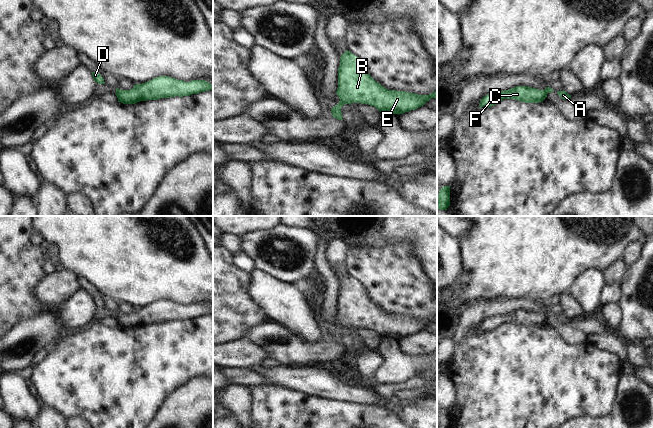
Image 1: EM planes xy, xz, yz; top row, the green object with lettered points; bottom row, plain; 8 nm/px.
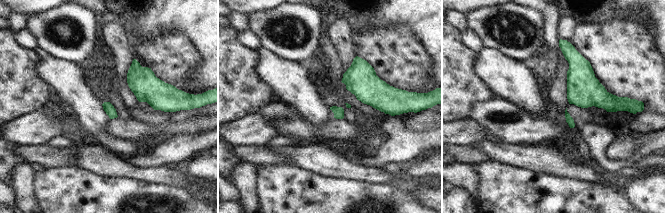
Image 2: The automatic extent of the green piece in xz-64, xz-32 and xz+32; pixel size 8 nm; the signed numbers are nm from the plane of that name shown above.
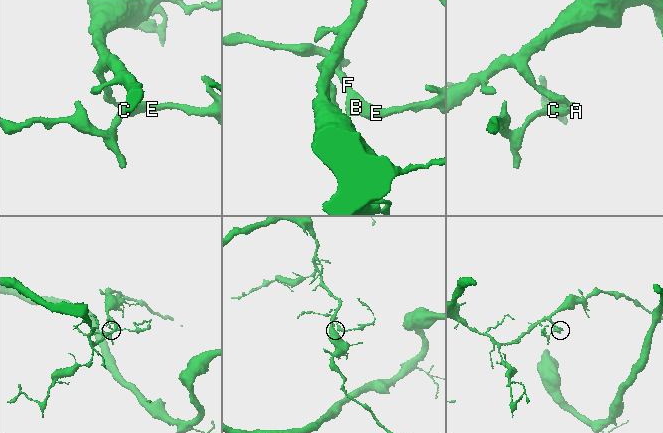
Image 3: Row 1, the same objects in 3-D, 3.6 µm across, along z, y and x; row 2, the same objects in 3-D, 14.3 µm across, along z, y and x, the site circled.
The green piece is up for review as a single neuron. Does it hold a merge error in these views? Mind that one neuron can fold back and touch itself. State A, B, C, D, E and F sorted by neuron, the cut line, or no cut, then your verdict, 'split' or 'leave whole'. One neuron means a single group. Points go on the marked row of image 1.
groups A D / B C E F; cut xz (340, 99), (346, 103); split

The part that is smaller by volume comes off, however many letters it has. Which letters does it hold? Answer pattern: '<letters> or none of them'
B, C, E, F

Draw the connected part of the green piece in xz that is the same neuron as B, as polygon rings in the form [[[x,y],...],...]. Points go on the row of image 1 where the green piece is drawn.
[[[346,50],[340,57],[338,88],[336,94],[346,104],[361,103],[374,106],[380,112],[403,114],[423,106],[431,98],[437,99],[437,91],[429,95],[388,90],[368,73],[361,58]]]

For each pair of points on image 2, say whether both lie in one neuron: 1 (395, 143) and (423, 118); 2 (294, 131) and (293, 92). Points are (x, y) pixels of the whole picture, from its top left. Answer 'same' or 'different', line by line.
1: different
2: different

